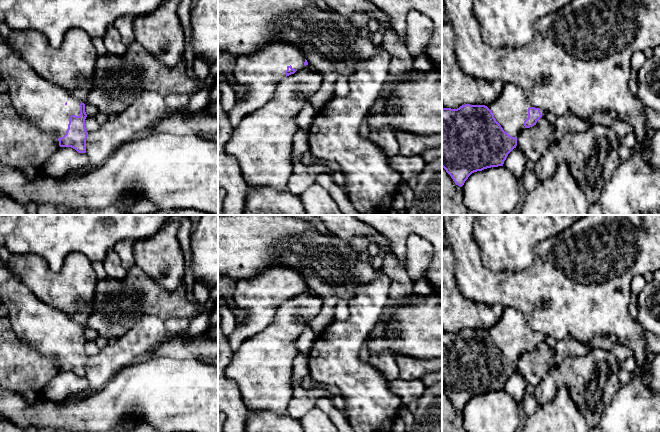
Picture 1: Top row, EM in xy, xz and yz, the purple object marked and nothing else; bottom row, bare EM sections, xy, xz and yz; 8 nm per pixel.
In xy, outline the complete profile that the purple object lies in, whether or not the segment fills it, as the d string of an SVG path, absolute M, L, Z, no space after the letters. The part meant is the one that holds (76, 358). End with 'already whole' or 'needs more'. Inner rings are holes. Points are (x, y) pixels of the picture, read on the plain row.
M1 260L0 299L7 307L12 330L23 344L57 361L60 371L86 377L85 328L64 311L40 301Z; needs more

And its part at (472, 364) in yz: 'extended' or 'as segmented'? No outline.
extended

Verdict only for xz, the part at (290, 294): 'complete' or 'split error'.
split error

